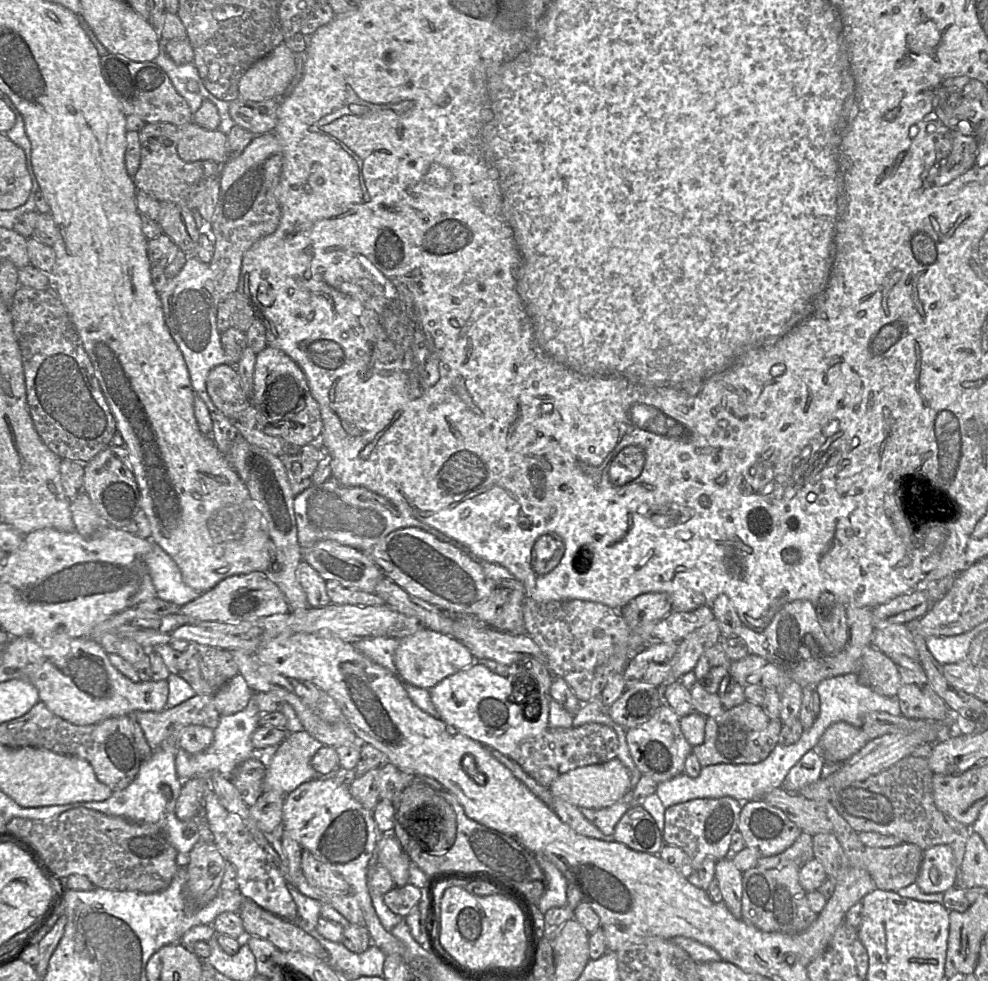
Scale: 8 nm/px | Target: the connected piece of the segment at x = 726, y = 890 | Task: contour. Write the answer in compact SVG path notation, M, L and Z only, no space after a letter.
M730 856L715 864L715 878L718 880L722 901L736 918L742 917L742 874Z

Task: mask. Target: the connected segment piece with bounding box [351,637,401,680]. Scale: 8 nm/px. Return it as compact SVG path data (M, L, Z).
M375 637L351 643L355 648L374 663L388 669L401 680L400 674L394 662L394 654L399 645L399 638Z

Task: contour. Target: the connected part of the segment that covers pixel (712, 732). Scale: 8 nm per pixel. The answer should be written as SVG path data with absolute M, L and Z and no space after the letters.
M746 701L736 707L725 709L720 715L706 717L704 741L694 746L692 753L697 757L701 767L720 763L759 763L765 760L778 744L782 725L780 718L771 718L761 706Z

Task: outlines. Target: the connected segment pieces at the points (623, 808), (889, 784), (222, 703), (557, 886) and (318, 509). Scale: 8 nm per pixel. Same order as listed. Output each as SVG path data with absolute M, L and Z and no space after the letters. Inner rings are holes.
M629 790L614 804L600 808L580 808L587 820L594 824L604 835L612 837L614 828L621 817L631 808L633 792Z
M908 755L865 780L836 785L829 802L858 833L872 831L896 836L903 843L916 844L922 850L940 844L950 846L958 874L972 830L936 807L933 798L933 776L927 758Z
M237 674L213 694L213 704L221 716L242 711L254 692L242 675Z
M533 854L538 865L542 869L546 879L546 890L537 906L541 913L545 914L550 908L567 905L567 879L561 871L546 857L541 854Z
M332 476L323 484L312 485L295 496L294 513L301 548L320 540L333 540L365 552L391 532L410 526L419 527L443 541L452 542L435 528L399 509L386 497L365 487L342 486Z

